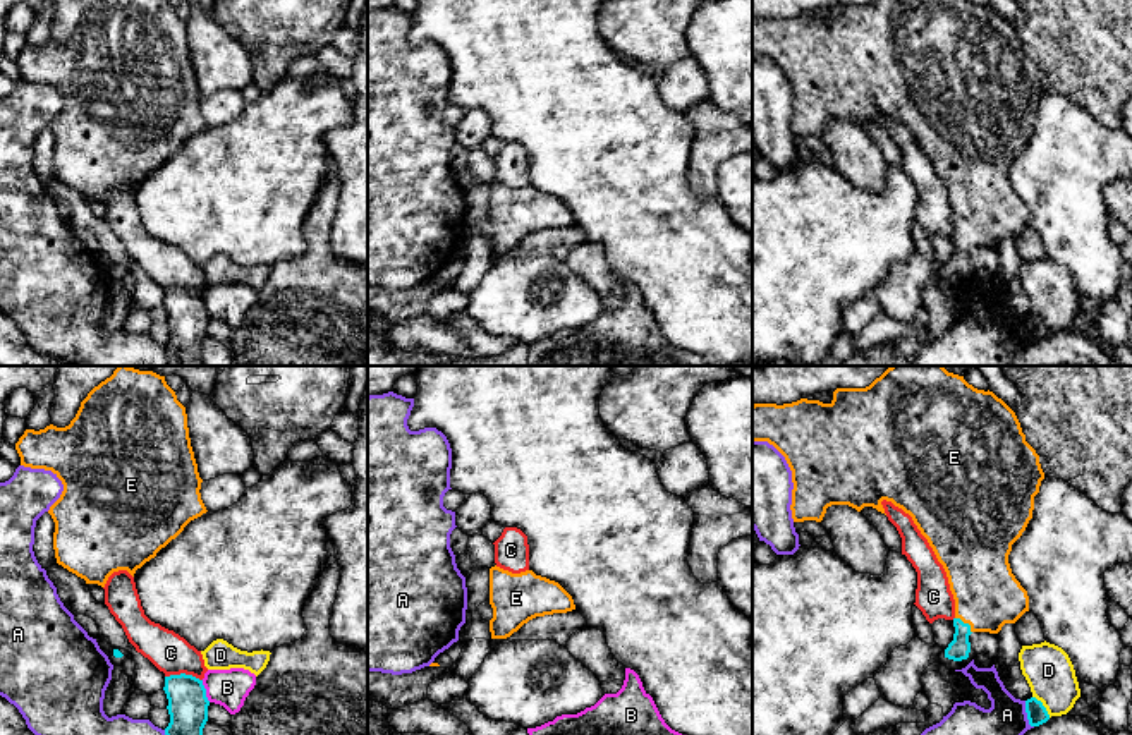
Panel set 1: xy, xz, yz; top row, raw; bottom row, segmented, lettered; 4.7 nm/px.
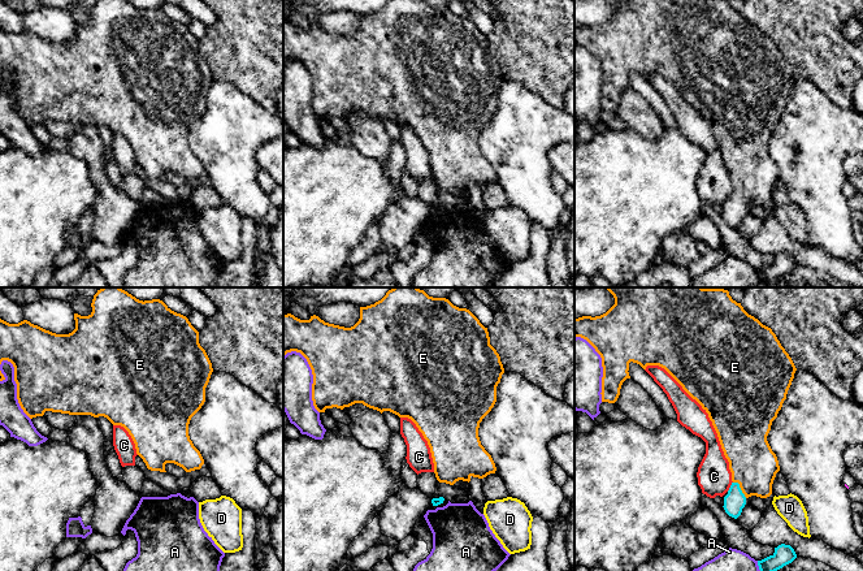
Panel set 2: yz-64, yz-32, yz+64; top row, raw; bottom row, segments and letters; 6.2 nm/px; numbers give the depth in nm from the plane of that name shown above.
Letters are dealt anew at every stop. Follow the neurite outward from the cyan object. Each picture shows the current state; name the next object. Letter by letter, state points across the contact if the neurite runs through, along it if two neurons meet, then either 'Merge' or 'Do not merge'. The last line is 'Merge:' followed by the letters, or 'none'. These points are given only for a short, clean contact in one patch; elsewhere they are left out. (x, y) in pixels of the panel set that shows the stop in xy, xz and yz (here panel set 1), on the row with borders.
A: Do not merge
B: Boundary: xy (201, 680), (210, 701). Do not merge
C: Do not merge
D: Do not merge
E: Path across: yz (959, 648), (966, 624), (986, 595). Merge
Merge: E

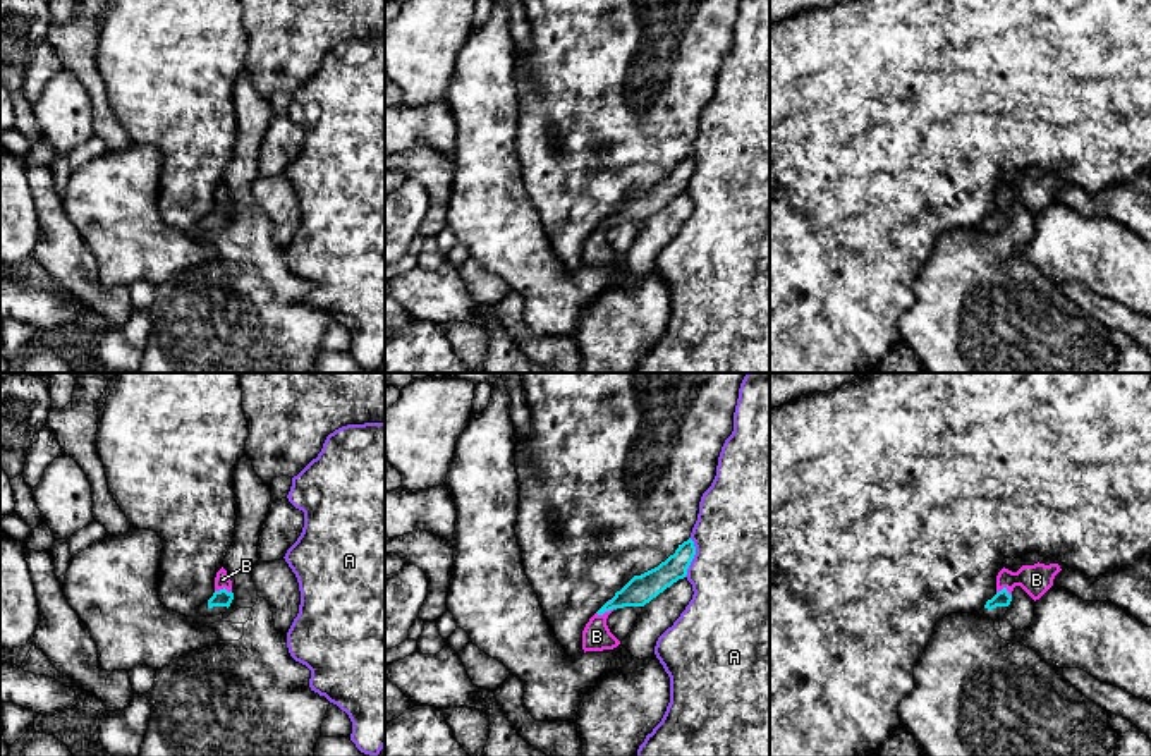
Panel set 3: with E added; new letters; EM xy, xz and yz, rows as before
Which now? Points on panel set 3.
A: Do not merge
B: Path across: xz (639, 590), (605, 610), (596, 624), (596, 636). Merge
Merge: B

